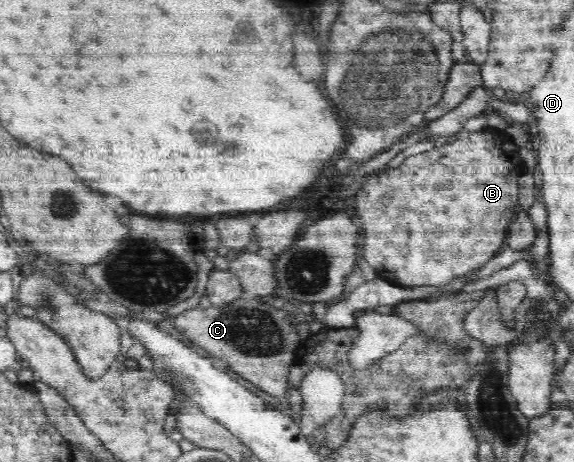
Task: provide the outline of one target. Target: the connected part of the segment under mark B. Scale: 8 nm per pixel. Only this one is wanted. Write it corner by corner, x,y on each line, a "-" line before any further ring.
461,129
457,132
455,140
445,146
434,147
428,152
418,153
407,157
397,168
387,168
384,173
371,176
363,184
358,193
353,197
351,211
359,220
361,225
361,260
375,269
376,276
386,283
400,285
401,287
438,286
448,284
451,280
463,276
470,270
480,269
489,262
490,258
496,256
499,248
503,246
505,237
508,236
508,228
513,222
519,209
519,177
527,172
525,163
517,153
518,147
504,133
499,131
482,129
480,131
469,131

